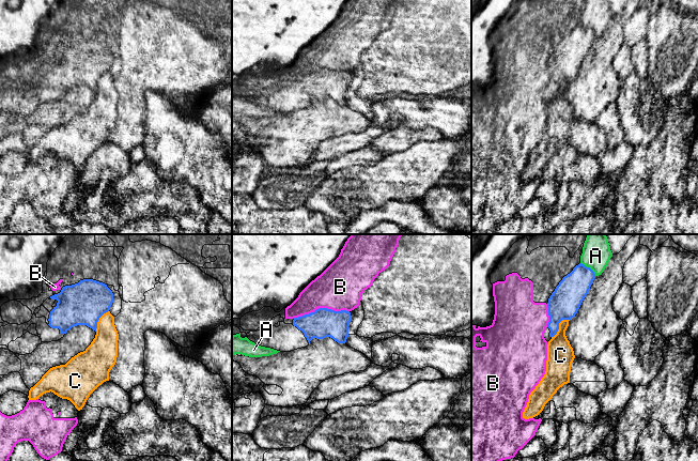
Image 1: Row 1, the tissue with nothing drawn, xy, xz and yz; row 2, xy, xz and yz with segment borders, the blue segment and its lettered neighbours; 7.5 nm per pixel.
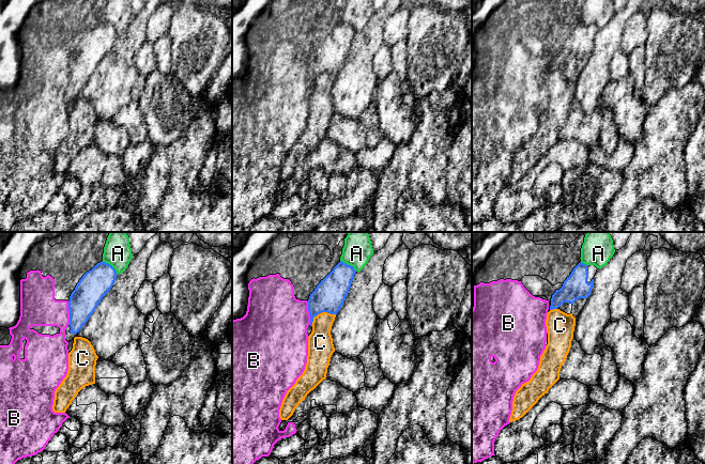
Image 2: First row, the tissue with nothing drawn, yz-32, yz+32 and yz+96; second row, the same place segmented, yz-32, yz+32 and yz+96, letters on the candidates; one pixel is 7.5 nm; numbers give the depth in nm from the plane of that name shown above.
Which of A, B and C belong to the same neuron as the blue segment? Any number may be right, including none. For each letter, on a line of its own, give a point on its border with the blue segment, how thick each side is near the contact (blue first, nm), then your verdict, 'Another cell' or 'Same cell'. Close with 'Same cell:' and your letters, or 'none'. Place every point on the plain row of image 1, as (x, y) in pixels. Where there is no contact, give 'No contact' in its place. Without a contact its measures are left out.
A: Touches blue at yz (589, 28). Thickness 220 nm (blue) against 220 nm. Another cell
B: Touches blue at xz (321, 68). Thickness 220 nm (blue) against 340 nm. Another cell
C: Touches blue at yz (558, 86). Thickness 240 nm (blue) against 200 nm. Another cell
Same cell: none

